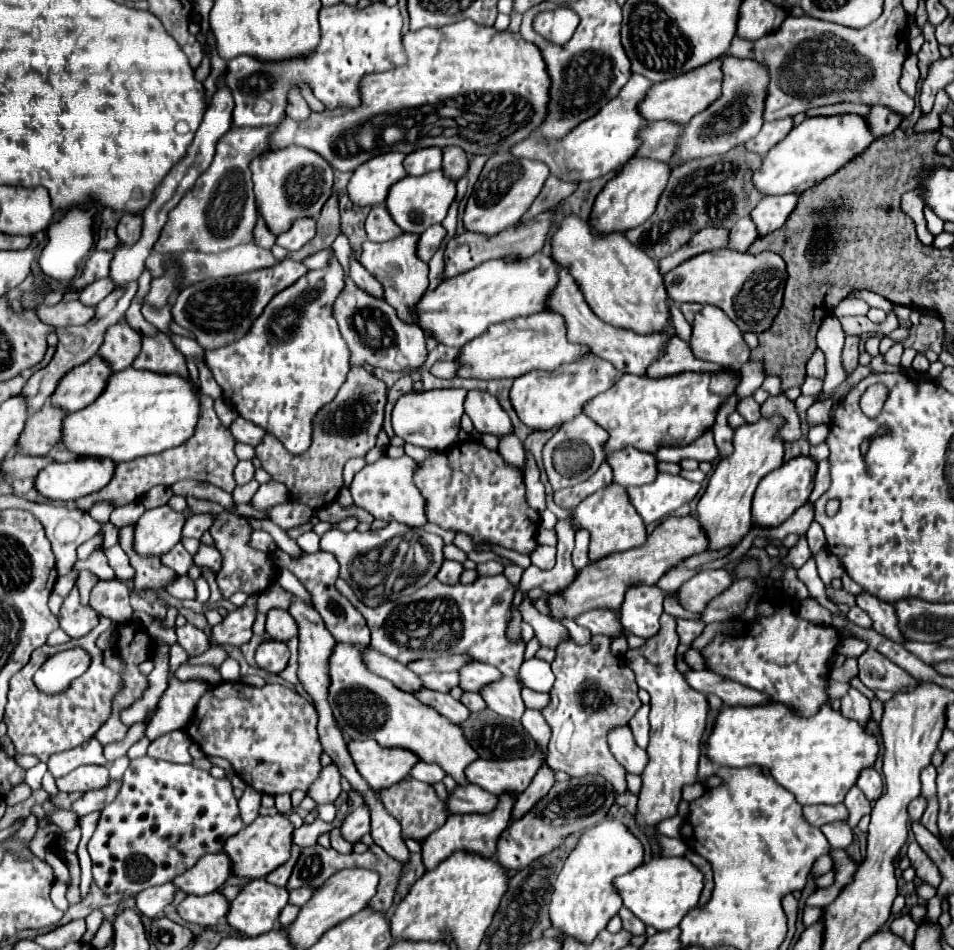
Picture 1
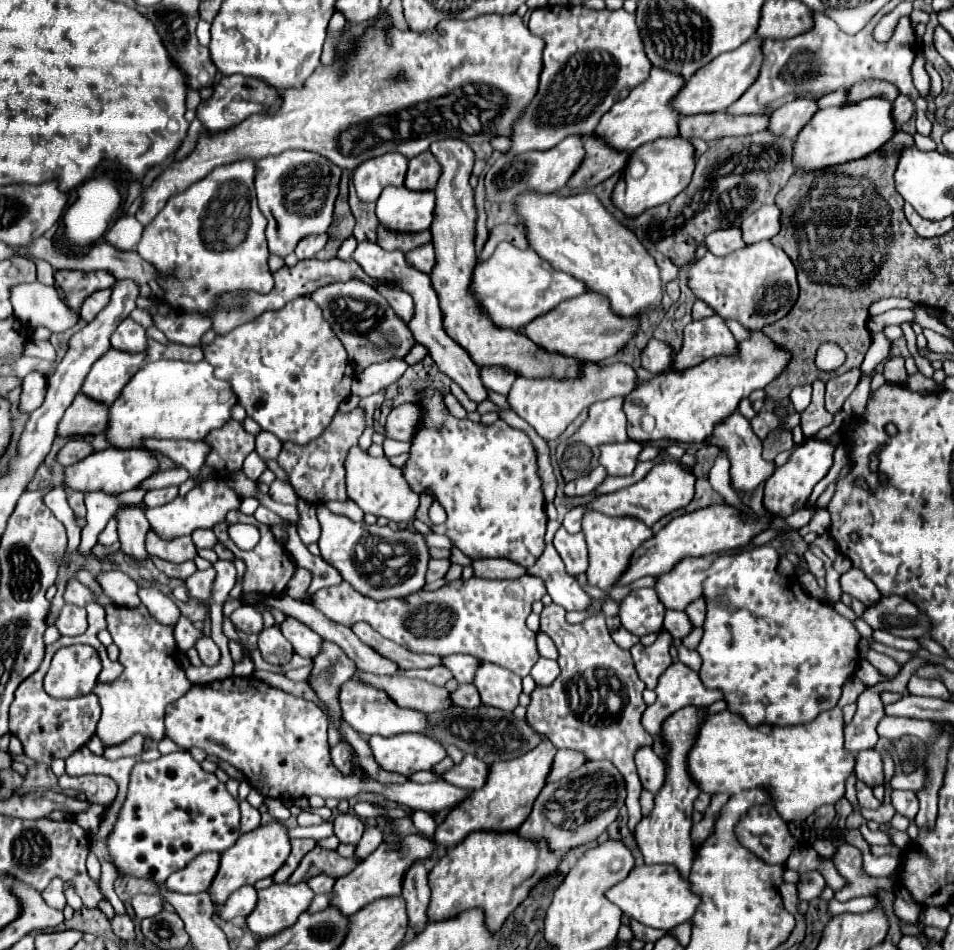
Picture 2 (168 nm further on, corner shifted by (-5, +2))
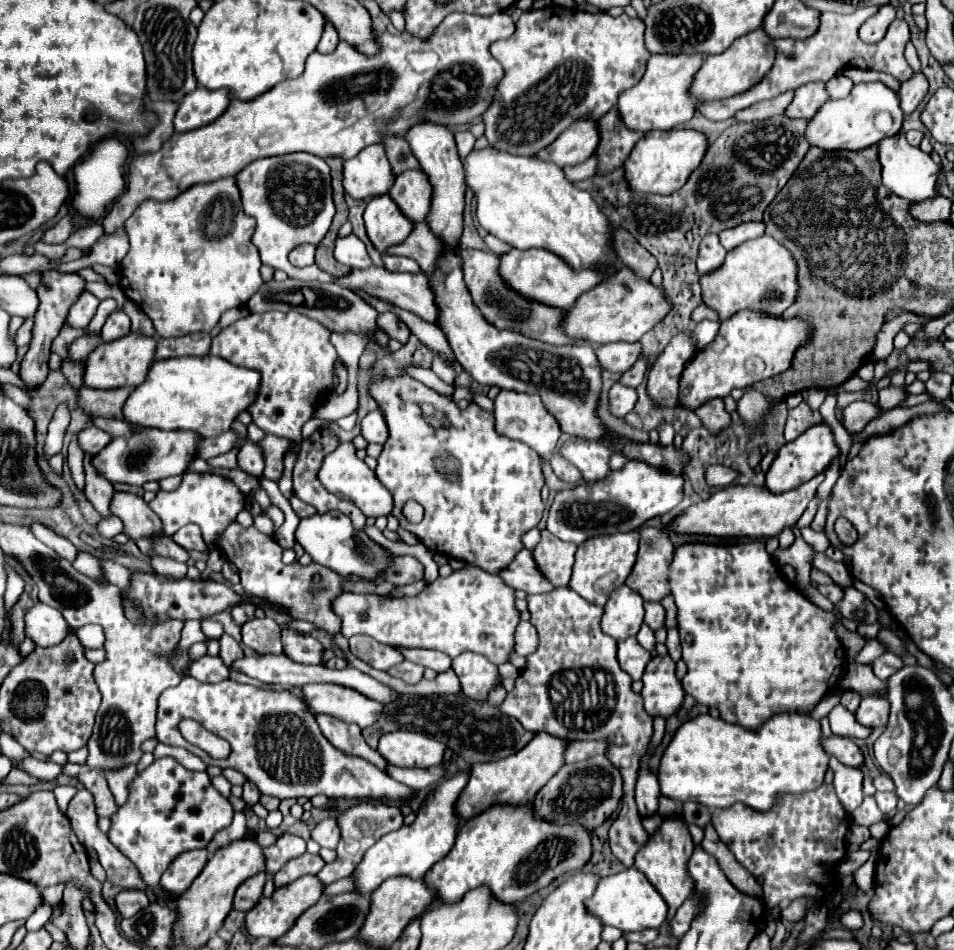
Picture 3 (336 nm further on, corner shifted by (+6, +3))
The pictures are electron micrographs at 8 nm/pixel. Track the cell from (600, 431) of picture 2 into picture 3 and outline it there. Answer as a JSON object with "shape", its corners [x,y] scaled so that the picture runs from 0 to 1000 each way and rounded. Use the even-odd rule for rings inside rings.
{"shape":[[[644,404],[639,411],[639,425],[642,425],[642,436],[654,440],[658,434],[662,434],[662,429],[667,427],[667,408],[654,406],[654,404]]]}

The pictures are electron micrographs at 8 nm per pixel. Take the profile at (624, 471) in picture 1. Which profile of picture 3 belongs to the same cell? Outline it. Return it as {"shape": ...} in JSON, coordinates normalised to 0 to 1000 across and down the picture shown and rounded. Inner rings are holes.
{"shape":[[[591,465],[587,478],[600,486],[612,501],[614,507],[629,505],[639,497],[637,484],[642,474],[627,465]]]}

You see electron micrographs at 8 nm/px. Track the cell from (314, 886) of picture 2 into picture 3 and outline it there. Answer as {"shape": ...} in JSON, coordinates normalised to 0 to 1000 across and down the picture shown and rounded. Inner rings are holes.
{"shape":[[[382,842],[382,844],[375,844],[373,848],[361,853],[356,859],[354,859],[354,869],[356,869],[356,888],[352,893],[352,905],[342,909],[333,922],[335,926],[340,926],[340,931],[348,931],[356,924],[363,924],[367,922],[373,912],[379,907],[379,901],[384,899],[384,895],[394,888],[403,878],[411,876],[411,874],[417,874],[423,865],[421,865],[421,855],[415,846],[411,844],[403,844],[403,842]]]}

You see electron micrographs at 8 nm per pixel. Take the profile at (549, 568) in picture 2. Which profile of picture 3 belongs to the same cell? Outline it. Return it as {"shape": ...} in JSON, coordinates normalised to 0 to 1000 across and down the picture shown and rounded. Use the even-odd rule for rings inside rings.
{"shape":[[[545,579],[541,587],[535,592],[532,598],[524,600],[522,606],[537,619],[549,621],[551,625],[566,625],[566,623],[577,623],[579,615],[562,602],[562,594],[558,594],[558,581],[556,579]]]}

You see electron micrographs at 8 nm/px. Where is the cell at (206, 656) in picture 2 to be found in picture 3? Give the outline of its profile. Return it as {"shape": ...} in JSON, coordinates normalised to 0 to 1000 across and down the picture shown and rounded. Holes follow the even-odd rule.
{"shape":[[[218,688],[212,691],[212,693],[208,693],[201,699],[201,703],[197,705],[197,709],[201,714],[205,714],[208,718],[220,718],[220,720],[233,718],[233,716],[237,716],[241,712],[241,707],[235,701],[235,697],[233,697],[231,691],[218,691]]]}

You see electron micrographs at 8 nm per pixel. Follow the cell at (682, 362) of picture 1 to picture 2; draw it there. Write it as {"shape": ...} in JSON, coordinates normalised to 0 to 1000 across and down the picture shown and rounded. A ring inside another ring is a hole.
{"shape":[[[682,357],[680,363],[676,365],[676,369],[672,372],[672,384],[682,391],[682,393],[695,393],[701,391],[708,382],[708,372],[703,367],[703,363]]]}

